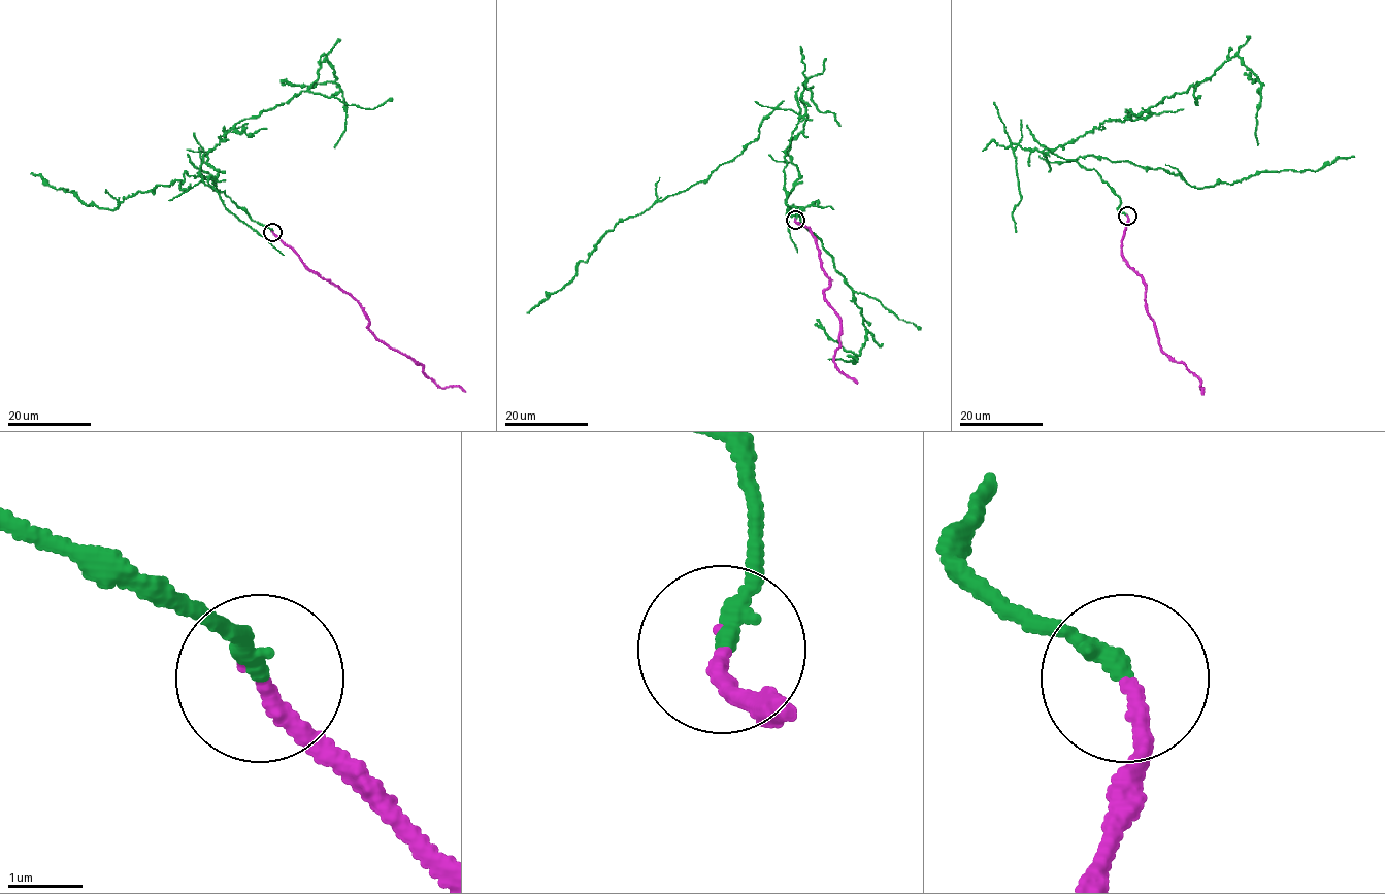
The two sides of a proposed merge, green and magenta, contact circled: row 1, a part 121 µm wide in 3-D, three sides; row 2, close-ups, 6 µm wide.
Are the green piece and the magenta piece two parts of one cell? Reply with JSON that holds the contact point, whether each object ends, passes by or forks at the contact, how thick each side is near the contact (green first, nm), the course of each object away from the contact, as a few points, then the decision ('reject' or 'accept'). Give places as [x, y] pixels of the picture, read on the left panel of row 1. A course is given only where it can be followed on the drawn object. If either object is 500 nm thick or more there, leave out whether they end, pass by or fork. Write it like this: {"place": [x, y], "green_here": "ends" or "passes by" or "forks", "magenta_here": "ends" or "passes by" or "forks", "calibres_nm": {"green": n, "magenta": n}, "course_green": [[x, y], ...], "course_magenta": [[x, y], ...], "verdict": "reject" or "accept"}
{"place": [272, 232], "green_here": "ends", "magenta_here": "ends", "calibres_nm": {"green": 240, "magenta": 190}, "course_green": [[272, 231], [212, 184], [218, 172], [206, 155], [220, 136], [305, 91], [326, 61], [343, 94], [335, 147]], "course_magenta": [[272, 231], [303, 264], [358, 302], [370, 332], [380, 340], [421, 363], [441, 388], [465, 391]], "verdict": "reject"}

